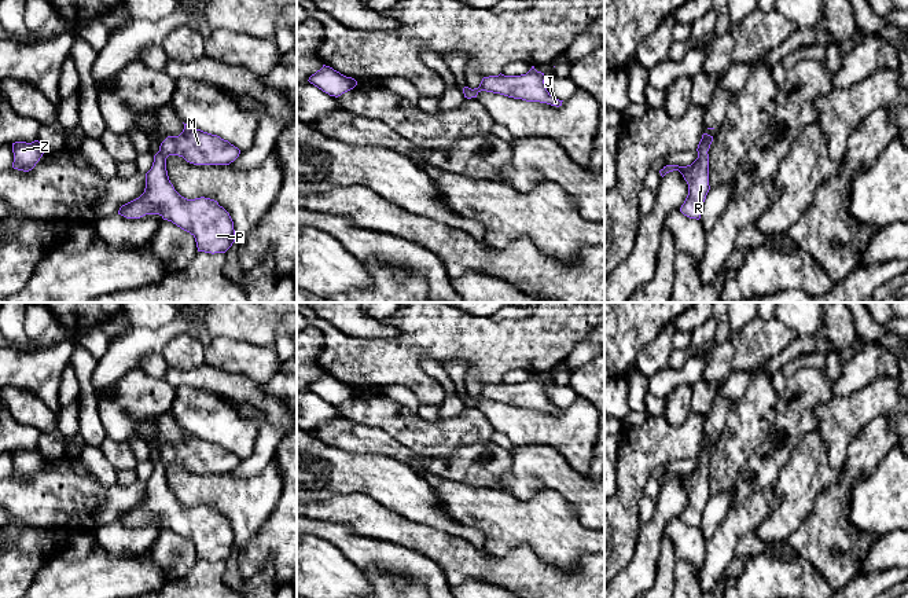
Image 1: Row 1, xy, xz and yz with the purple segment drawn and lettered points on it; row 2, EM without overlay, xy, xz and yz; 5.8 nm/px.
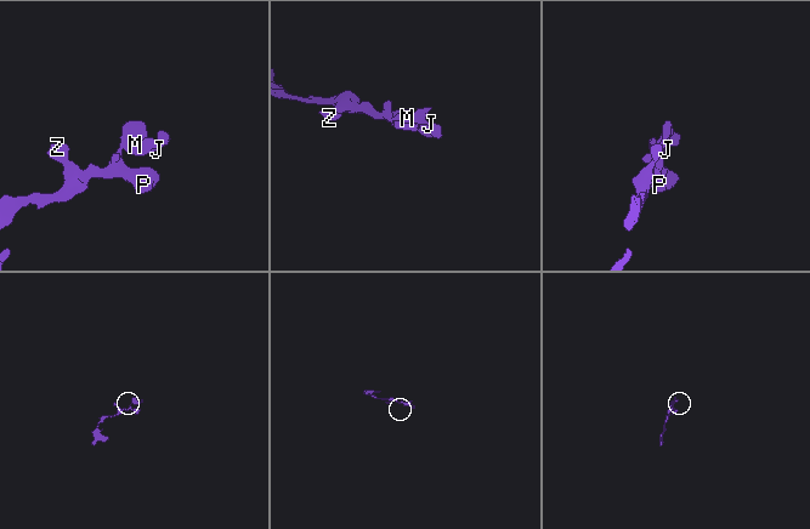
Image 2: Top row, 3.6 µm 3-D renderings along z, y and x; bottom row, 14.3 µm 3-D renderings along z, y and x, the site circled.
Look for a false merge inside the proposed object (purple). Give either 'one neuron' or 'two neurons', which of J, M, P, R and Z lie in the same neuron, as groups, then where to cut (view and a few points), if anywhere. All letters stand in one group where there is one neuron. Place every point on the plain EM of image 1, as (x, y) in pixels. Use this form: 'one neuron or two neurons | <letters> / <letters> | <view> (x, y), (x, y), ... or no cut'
one neuron | J M P R Z | no cut

